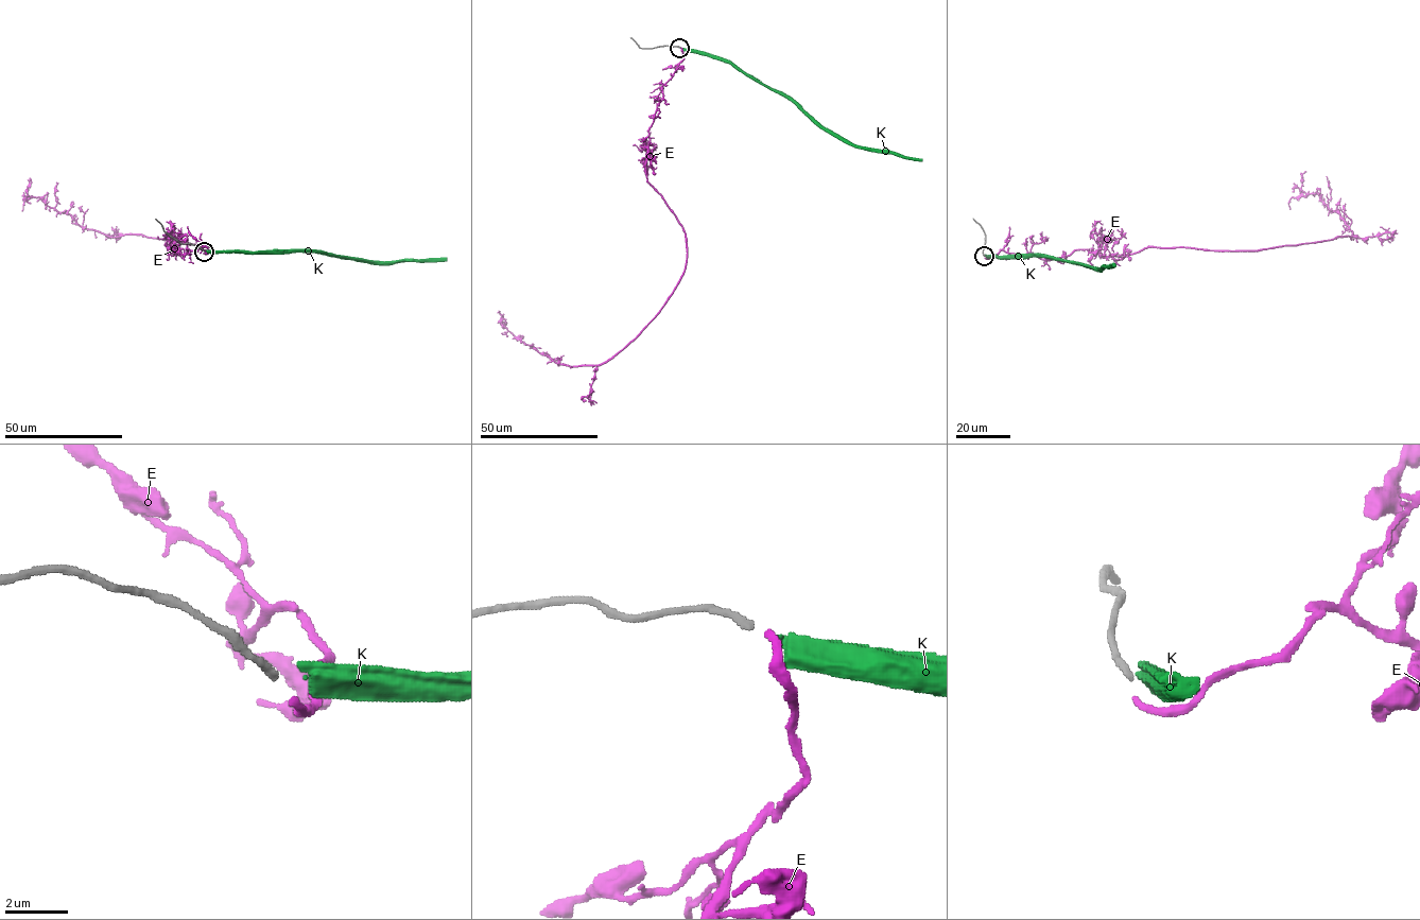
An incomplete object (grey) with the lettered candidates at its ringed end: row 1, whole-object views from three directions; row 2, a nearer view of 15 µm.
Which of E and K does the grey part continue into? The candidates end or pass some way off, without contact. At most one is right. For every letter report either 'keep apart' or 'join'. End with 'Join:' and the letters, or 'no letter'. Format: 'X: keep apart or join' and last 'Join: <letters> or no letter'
E: keep apart
K: keep apart
Join: no letter

